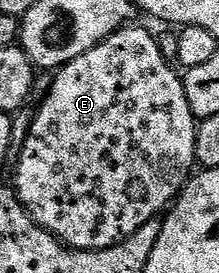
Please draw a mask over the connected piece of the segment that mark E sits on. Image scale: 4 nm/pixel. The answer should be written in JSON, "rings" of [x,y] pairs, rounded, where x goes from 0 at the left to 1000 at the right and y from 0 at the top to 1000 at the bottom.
{"rings":[[[603,99],[553,103],[498,147],[475,147],[443,176],[411,179],[388,205],[361,205],[352,220],[329,220],[251,267],[256,297],[242,300],[201,385],[169,403],[164,429],[146,440],[146,473],[110,513],[110,546],[91,557],[91,744],[183,832],[237,853],[274,890],[370,923],[447,923],[466,908],[511,908],[525,894],[553,894],[580,864],[607,864],[648,828],[717,802],[840,700],[840,678],[858,670],[900,612],[904,443],[868,403],[826,267],[767,234],[758,212],[740,212],[740,183],[712,165],[712,132],[699,121],[676,121],[658,103]]]}

